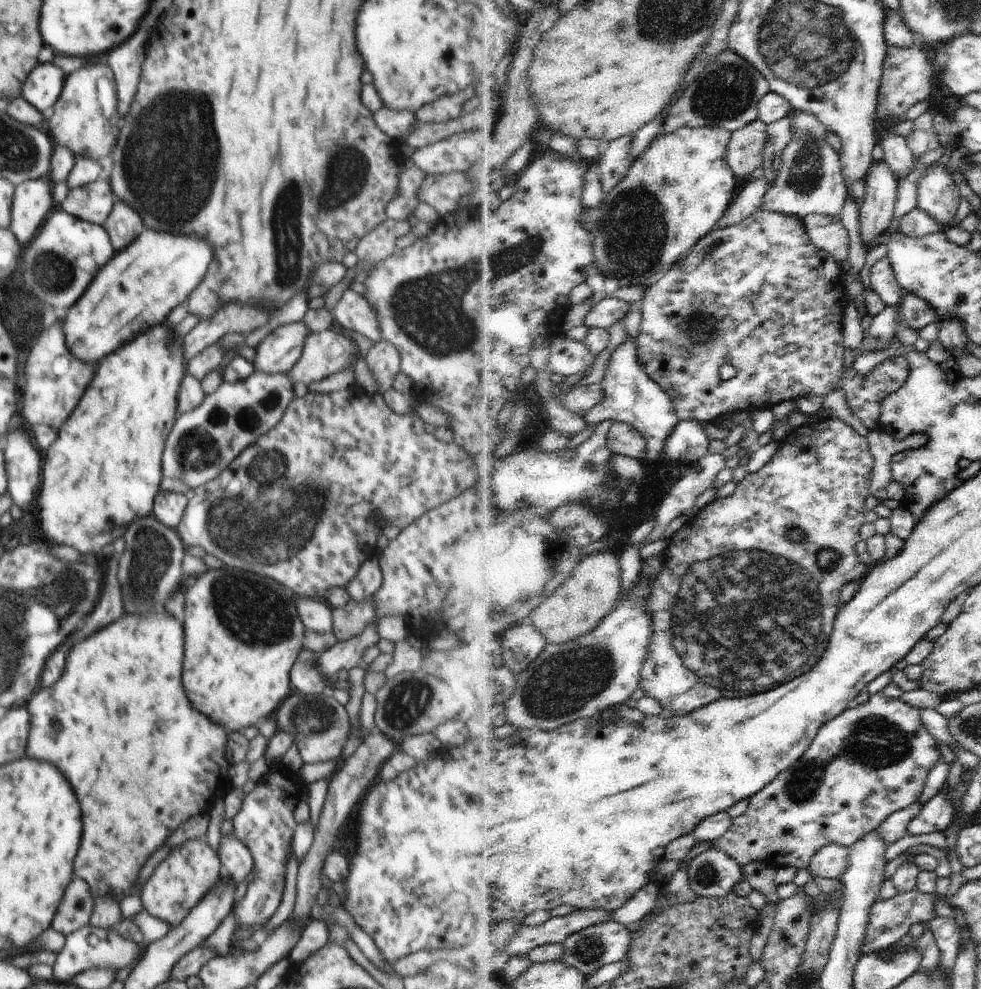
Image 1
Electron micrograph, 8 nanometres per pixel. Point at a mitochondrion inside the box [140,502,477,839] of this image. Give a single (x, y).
(245, 607)

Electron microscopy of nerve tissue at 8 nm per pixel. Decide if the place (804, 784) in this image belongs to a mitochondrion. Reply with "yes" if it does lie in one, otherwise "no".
yes

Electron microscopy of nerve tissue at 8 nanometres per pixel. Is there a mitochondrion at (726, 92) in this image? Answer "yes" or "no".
yes

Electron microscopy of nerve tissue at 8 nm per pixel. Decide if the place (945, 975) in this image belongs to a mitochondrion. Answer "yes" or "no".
no

